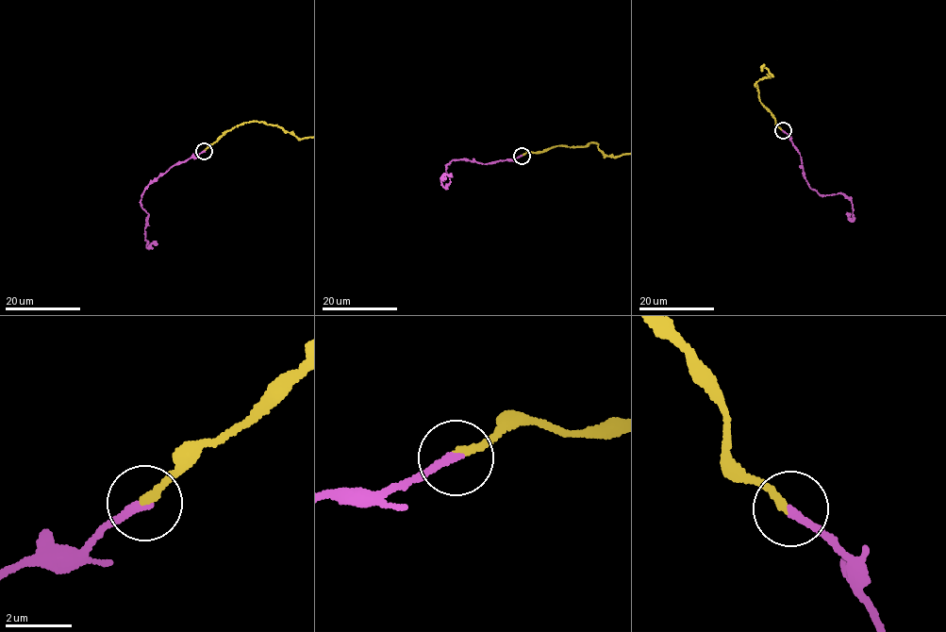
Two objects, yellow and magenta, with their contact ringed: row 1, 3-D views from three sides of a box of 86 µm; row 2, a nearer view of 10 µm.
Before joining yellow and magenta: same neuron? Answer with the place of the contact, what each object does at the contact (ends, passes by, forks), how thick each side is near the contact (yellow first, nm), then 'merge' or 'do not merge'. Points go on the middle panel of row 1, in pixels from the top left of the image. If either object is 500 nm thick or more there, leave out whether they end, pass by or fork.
at (522, 156); yellow ends there; magenta ends there; 240 nm thick on the yellow side, 280 nm on the other; merge

